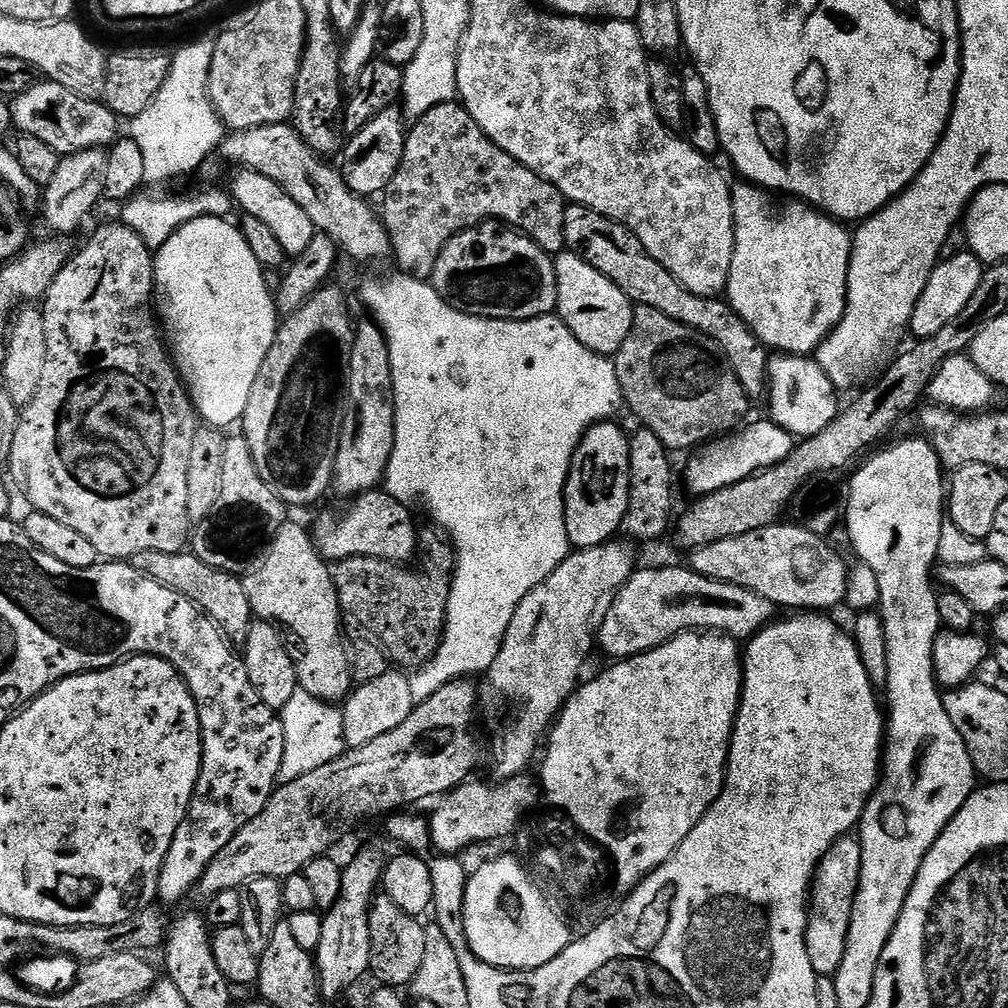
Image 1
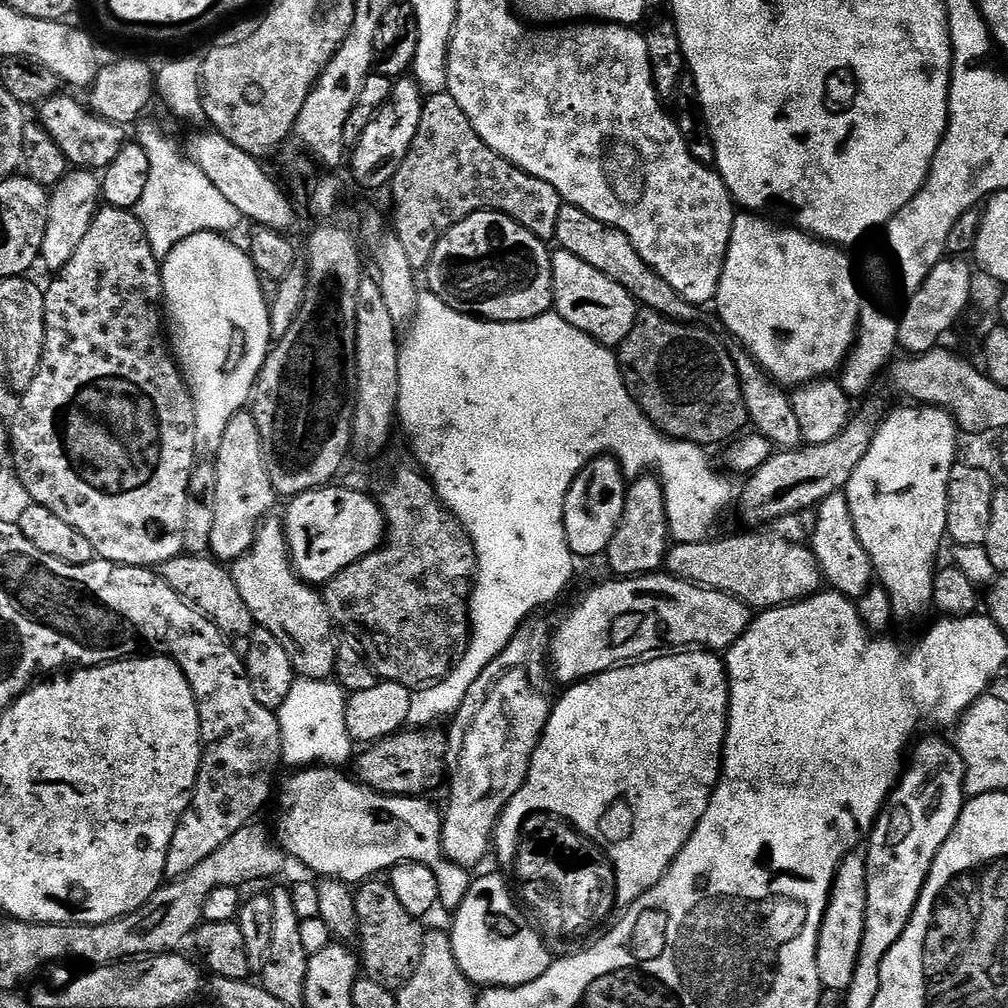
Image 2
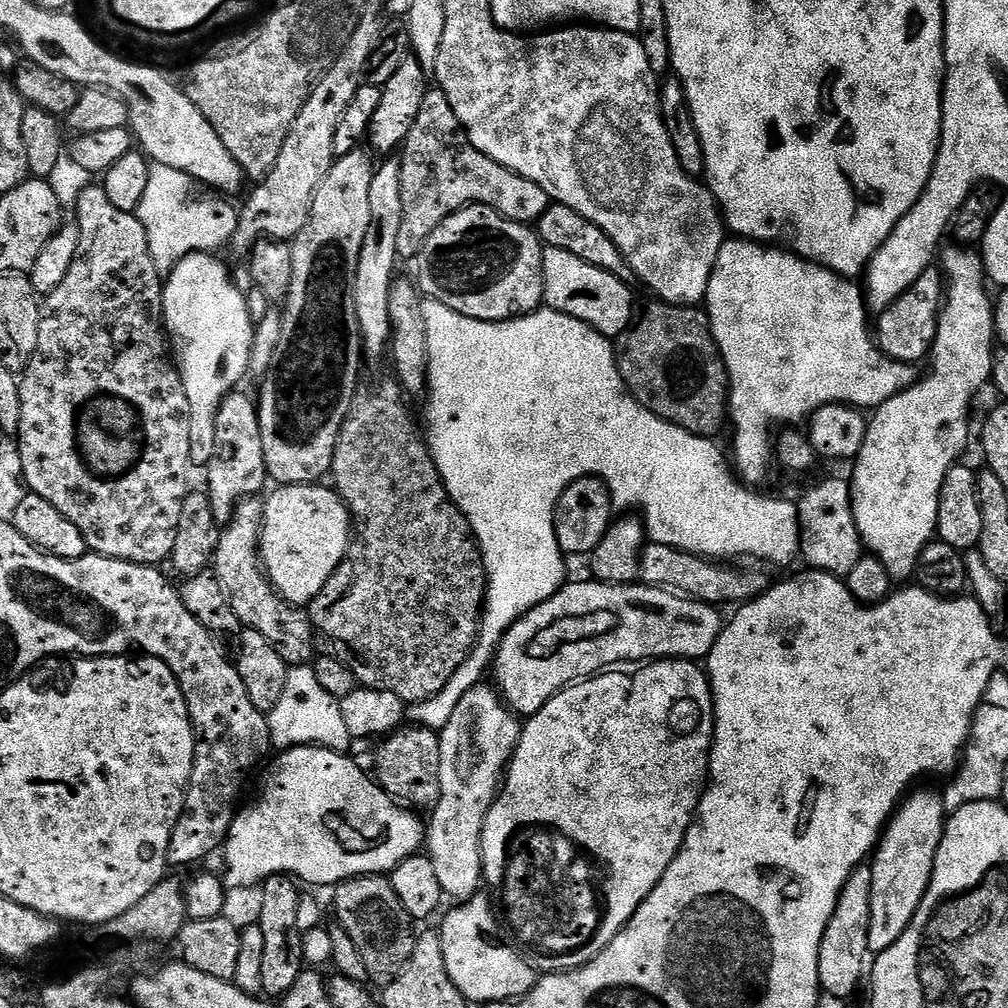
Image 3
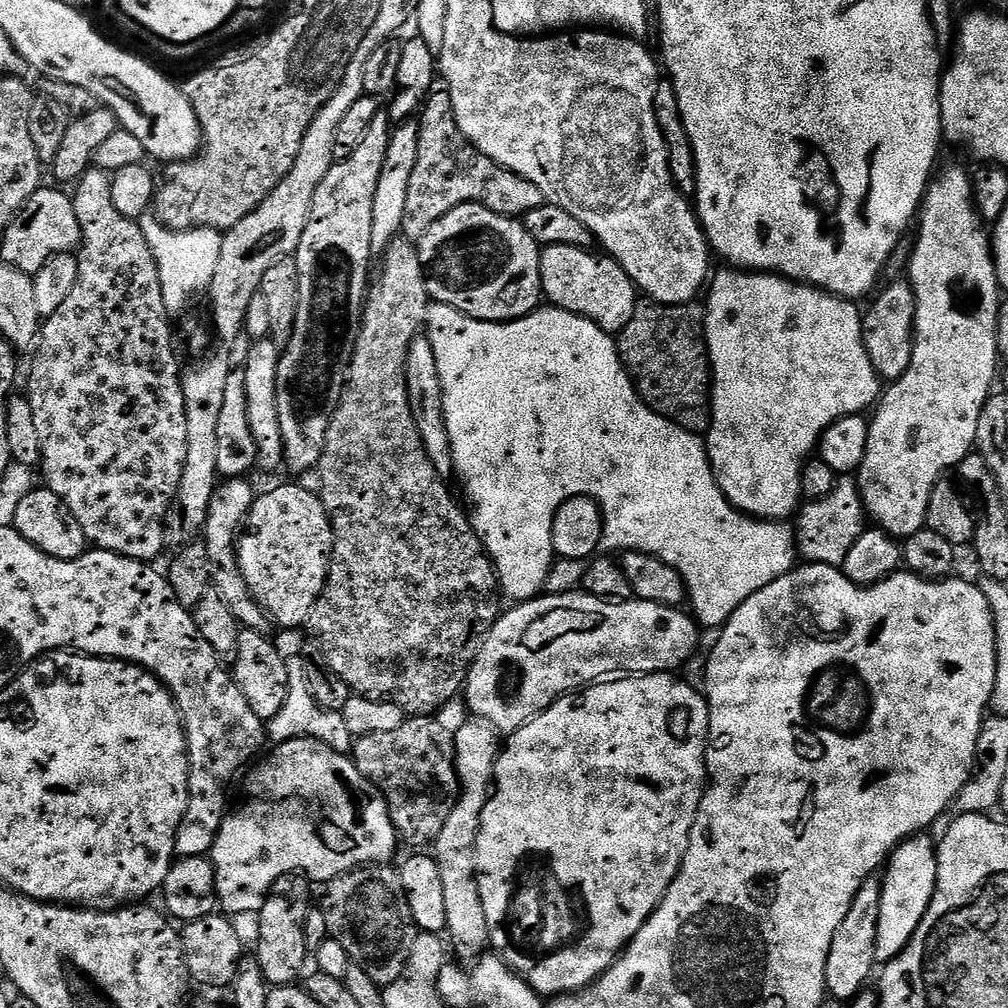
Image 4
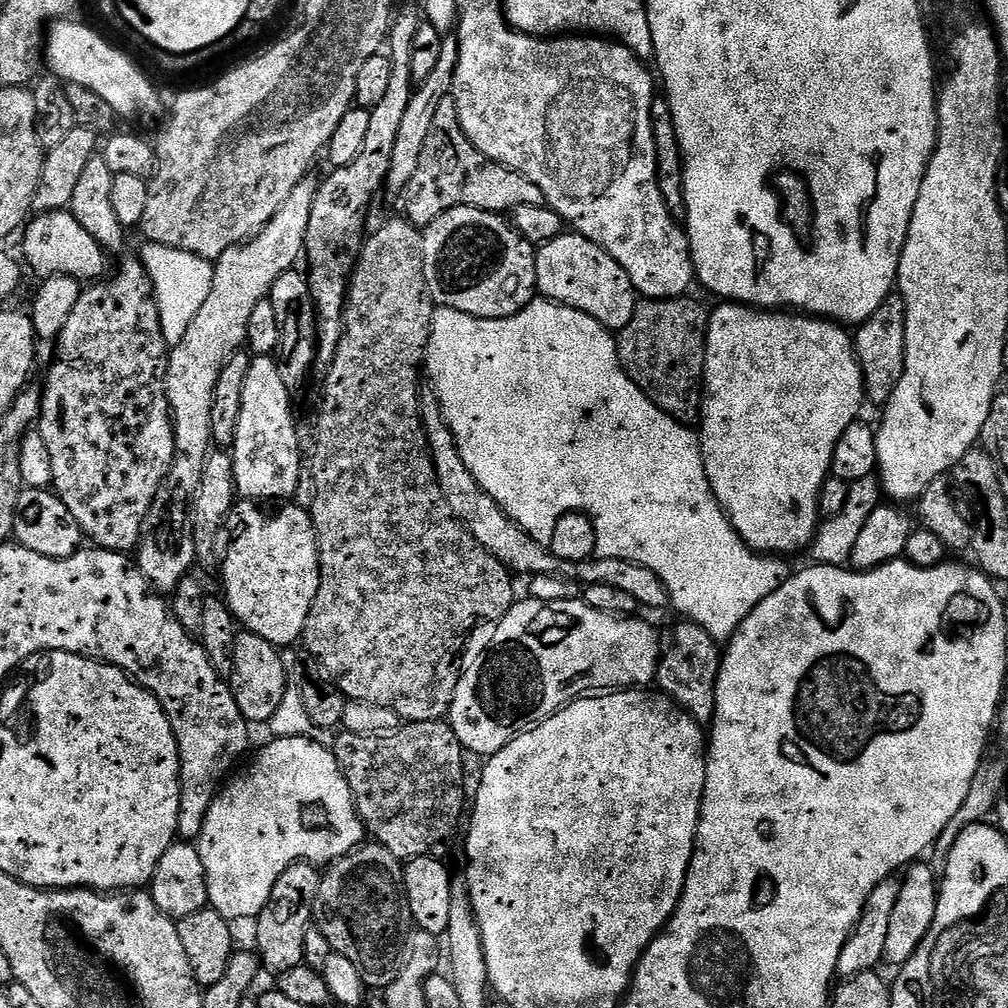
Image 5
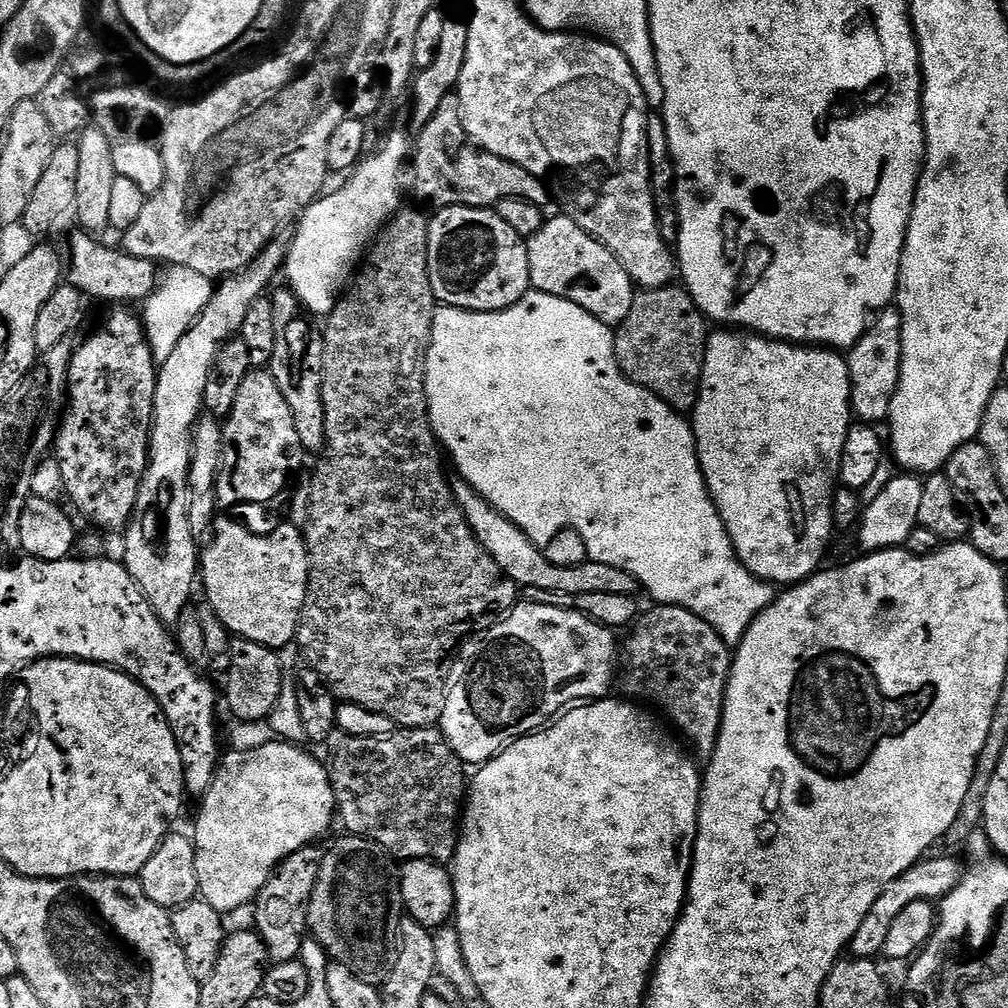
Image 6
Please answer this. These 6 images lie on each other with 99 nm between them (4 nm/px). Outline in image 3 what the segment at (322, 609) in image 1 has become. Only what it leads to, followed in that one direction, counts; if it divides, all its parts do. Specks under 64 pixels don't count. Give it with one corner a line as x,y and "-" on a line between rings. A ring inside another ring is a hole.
249,498
236,505
232,519
220,534
214,572
228,591
228,601
234,606
234,614
238,614
244,628
258,630
258,634
262,634
274,645
288,665
311,665
318,652
318,636
309,613
284,600
272,587
264,570
260,548
264,505
265,501
260,498

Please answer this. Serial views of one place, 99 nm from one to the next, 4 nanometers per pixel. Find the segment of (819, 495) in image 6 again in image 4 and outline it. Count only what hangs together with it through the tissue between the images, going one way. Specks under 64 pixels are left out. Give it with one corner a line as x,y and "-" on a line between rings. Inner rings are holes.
731,266
725,269
725,272
717,271
706,288
708,304
704,314
704,337
708,343
708,356
712,360
712,424
706,433
708,460
712,463
712,473
722,494
739,512
754,516
757,520
784,522
795,517
801,507
804,465
817,451
824,431
844,416
867,413
867,408
871,409
881,399
882,377
872,365
864,345
864,316
853,301
843,300
841,296
832,296
811,284
800,284
797,280
788,280
770,272
749,272

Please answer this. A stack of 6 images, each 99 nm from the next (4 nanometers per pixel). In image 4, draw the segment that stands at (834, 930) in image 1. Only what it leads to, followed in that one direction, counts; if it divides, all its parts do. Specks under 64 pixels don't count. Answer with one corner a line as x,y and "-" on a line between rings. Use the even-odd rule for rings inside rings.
879,879
867,880
858,890
854,902
850,906
850,914
842,918
842,926
838,926
838,934
834,934
834,942
830,942
830,954
826,958
826,982
824,987
831,999
851,1002
855,996
865,991
868,979
872,976
872,968
877,967
876,939
878,938
878,912
882,906
882,884

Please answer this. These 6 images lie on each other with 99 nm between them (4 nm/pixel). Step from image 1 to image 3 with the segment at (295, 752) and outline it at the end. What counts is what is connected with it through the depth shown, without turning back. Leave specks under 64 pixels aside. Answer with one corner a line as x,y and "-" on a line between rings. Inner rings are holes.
293,665
289,671
286,690
279,699
278,706
267,713
270,738
273,749
285,750
304,745
339,749
342,737
342,710
340,700
330,694
318,682
315,669
311,665

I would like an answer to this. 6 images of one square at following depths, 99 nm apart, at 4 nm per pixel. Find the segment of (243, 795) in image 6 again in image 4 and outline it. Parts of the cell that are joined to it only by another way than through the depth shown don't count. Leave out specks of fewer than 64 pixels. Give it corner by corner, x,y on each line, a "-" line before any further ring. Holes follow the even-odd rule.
292,739
290,742
282,743
273,747
270,756
263,758
249,771
249,778
246,784
248,800
238,811
233,811
225,817
222,826
219,828
218,838
210,853
210,859
215,866
215,890
219,907
230,916
238,913
257,912
260,910
266,897
271,893
271,888
278,878
294,873
305,874
307,879
315,883
327,884
329,881
340,876
342,873
351,872
357,867
367,867
373,864
387,863
399,845
399,837
393,822
389,817
388,807
384,797
377,791
373,784
365,779
358,770
349,755
342,755
339,749
326,746
316,739

